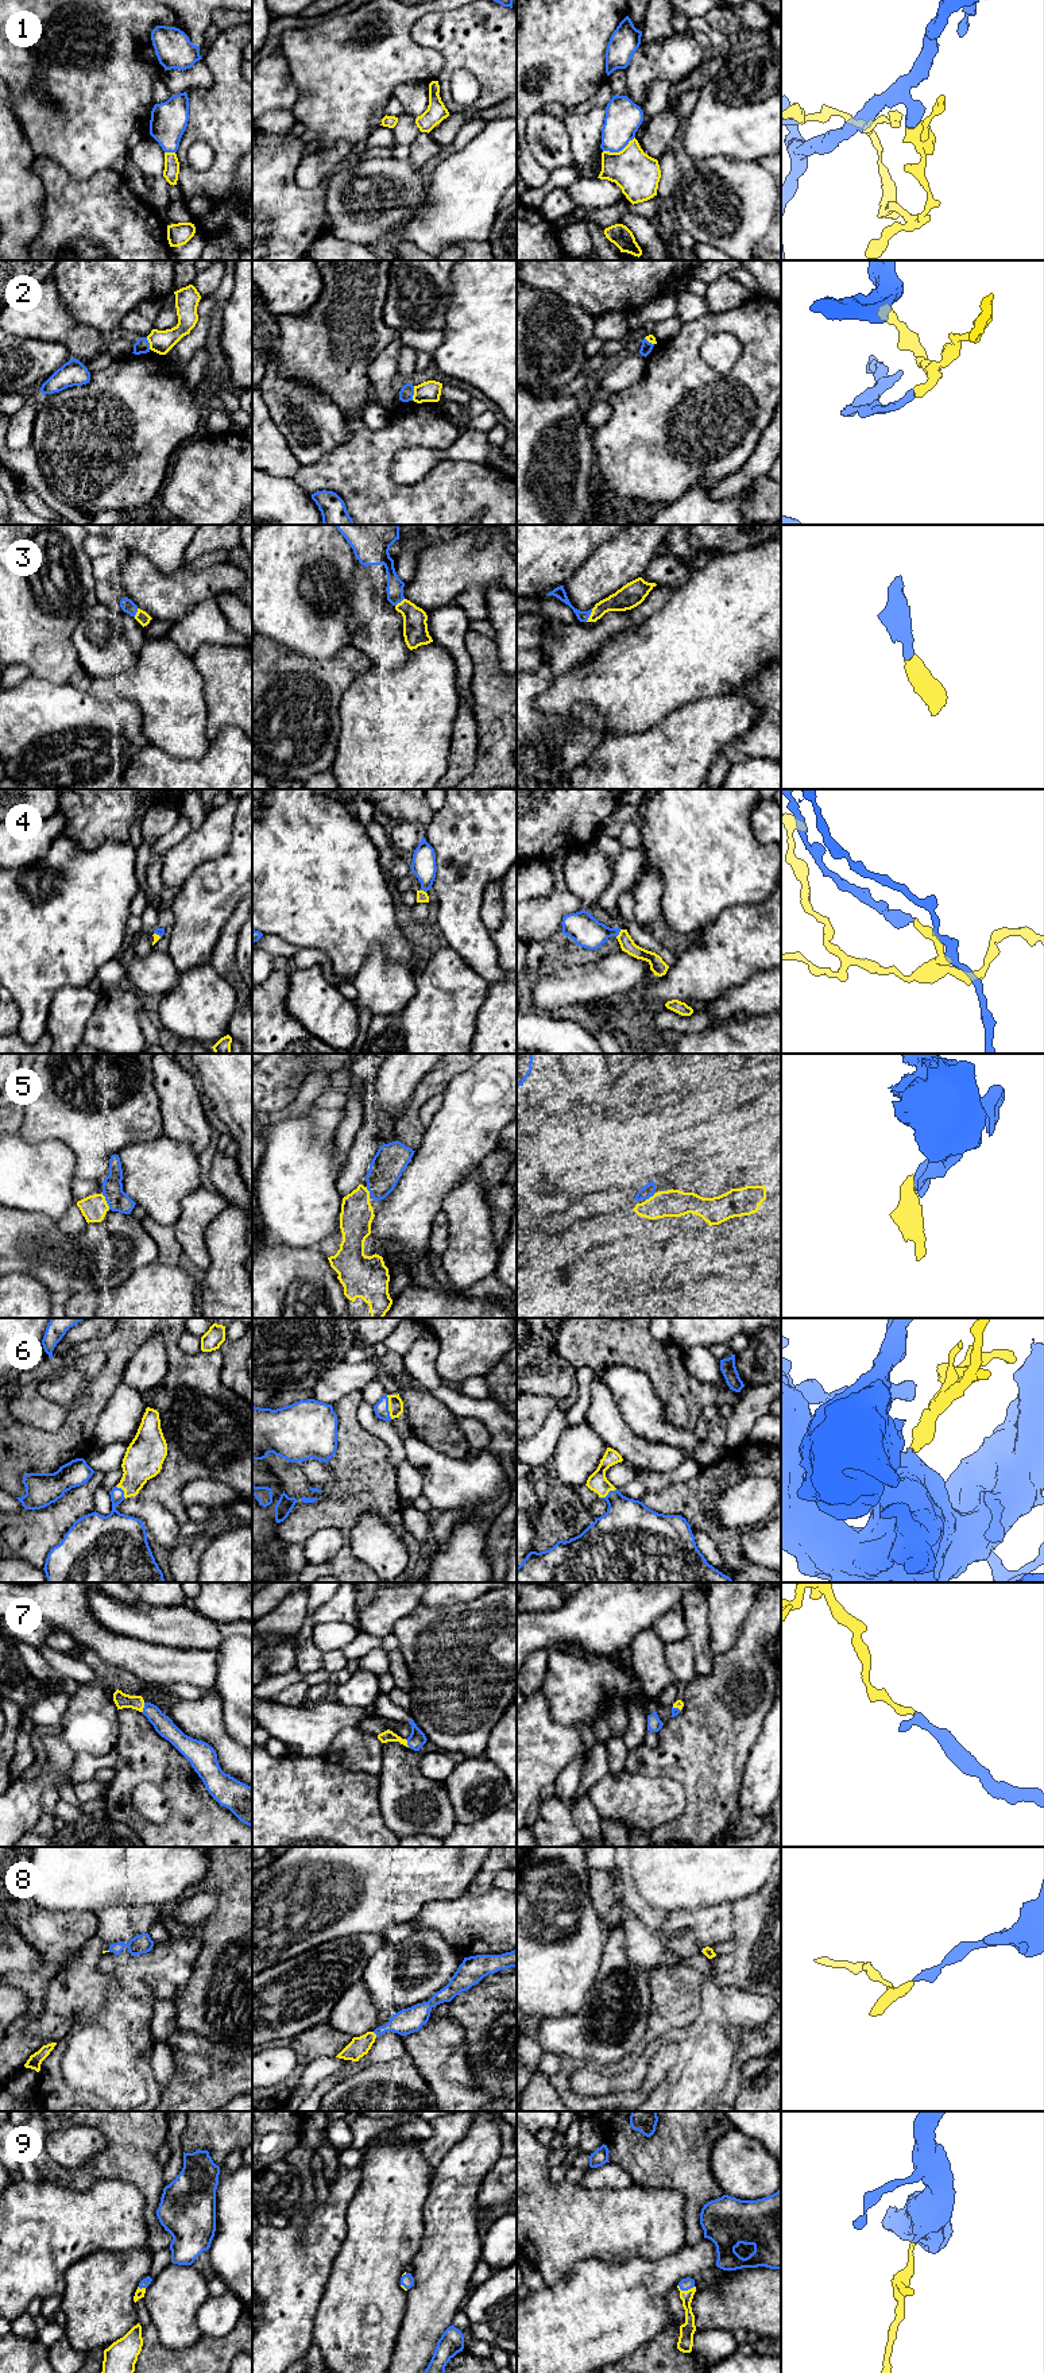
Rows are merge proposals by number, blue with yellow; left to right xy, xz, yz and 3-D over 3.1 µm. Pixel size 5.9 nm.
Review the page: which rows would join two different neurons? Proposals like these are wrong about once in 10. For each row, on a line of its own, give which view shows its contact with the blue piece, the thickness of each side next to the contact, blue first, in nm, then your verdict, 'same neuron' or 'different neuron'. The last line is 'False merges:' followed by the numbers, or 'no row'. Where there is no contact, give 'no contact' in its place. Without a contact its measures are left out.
1: contact in yz; calibres 220 and 260 nm; different neuron
2: contact in xz; calibres 90 and 130 nm; different neuron
3: contact in yz; calibres 70 and 140 nm; same neuron
4: contact in yz; calibres 180 and 90 nm; same neuron
5: contact in xy; calibres 130 and 160 nm; same neuron
6: contact in xz; calibres 90 and 100 nm; same neuron
7: contact in xy; calibres 110 and 90 nm; same neuron
8: contact in xz; calibres 150 and 120 nm; same neuron
9: contact in yz; calibres 70 and 90 nm; same neuron
False merges: 1, 2

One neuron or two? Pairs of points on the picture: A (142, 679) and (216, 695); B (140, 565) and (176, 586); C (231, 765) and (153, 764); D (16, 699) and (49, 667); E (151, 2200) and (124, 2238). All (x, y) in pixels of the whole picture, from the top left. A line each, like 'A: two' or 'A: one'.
A: two
B: one
C: one
D: two
E: two

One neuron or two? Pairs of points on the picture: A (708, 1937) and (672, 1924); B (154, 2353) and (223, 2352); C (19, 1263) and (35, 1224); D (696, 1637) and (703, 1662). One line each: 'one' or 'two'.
A: one
B: one
C: one
D: one

